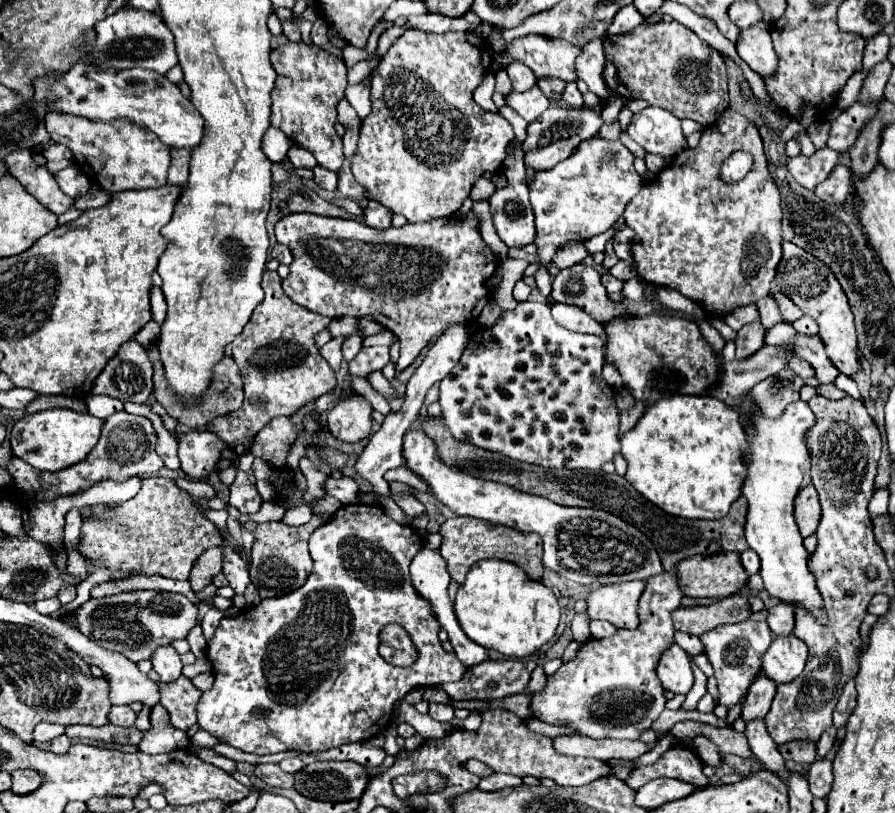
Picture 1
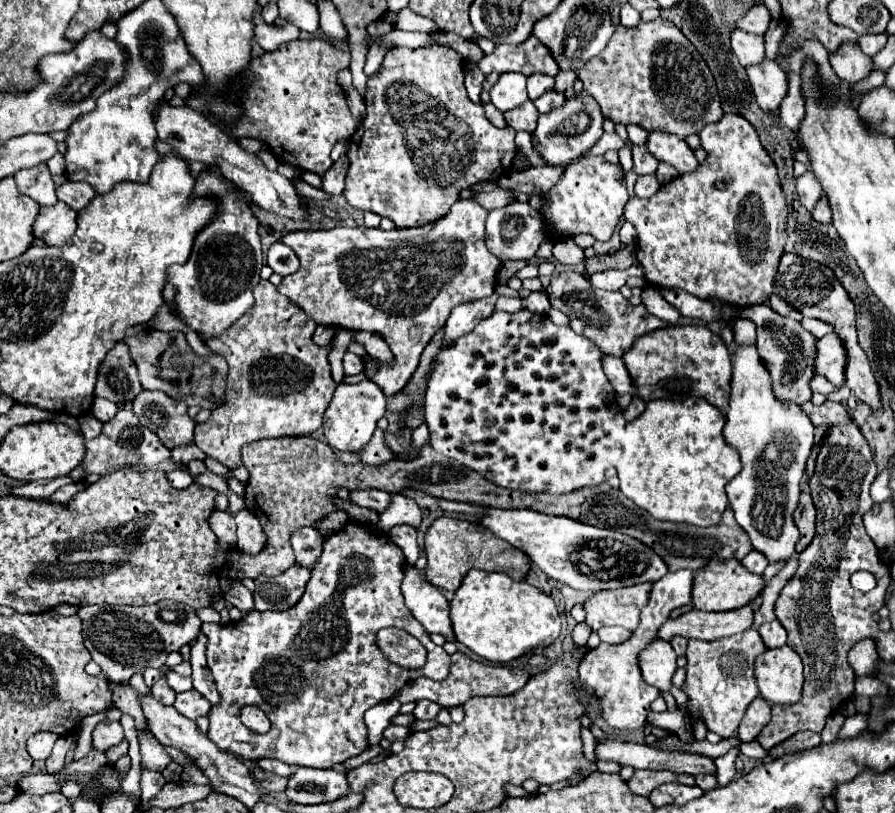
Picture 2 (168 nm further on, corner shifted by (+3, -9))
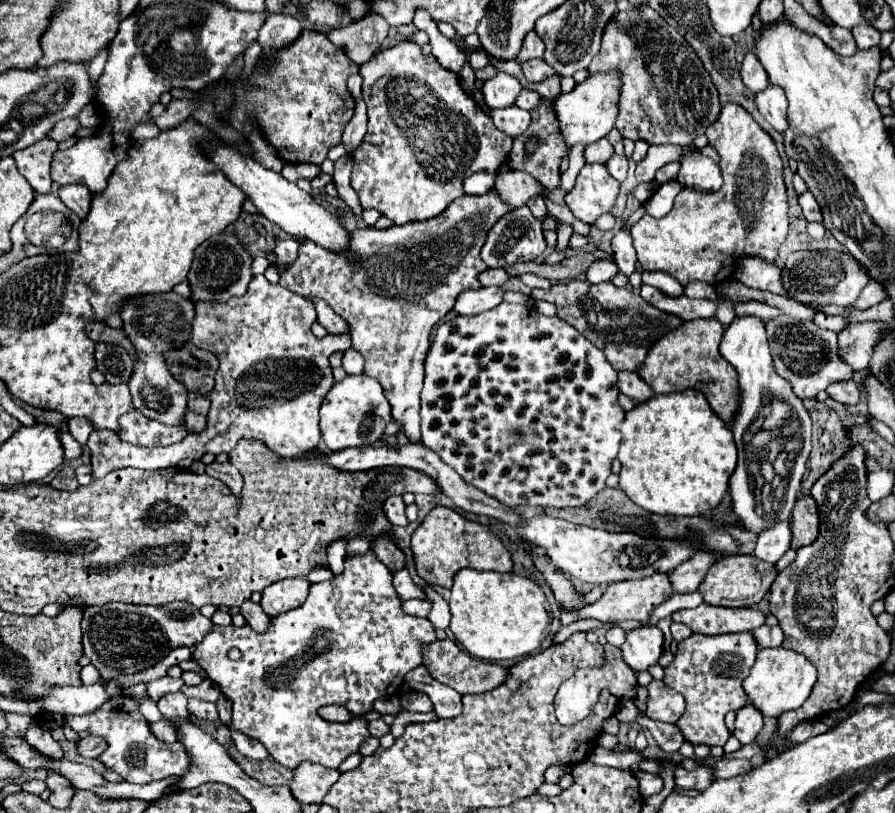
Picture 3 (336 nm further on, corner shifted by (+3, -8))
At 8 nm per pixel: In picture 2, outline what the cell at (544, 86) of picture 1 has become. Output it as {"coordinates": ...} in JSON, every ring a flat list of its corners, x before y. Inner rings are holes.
{"coordinates":[[531,74,527,78,527,92,531,100,541,98,545,92,553,90,553,78,545,76,545,74]]}

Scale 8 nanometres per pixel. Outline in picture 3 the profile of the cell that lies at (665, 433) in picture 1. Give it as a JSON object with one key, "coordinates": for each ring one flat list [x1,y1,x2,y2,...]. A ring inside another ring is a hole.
{"coordinates":[[687,389,685,393,653,395,641,405,637,403,631,411,627,411,621,433,623,439,619,445,619,461,623,467,619,473,619,485,633,503,659,515,705,515,721,503,729,477,735,471,737,449,731,429,711,411,709,401,701,391]]}

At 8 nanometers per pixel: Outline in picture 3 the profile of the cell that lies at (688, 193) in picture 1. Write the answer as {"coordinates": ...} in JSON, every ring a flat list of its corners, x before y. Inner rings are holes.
{"coordinates":[[727,103,721,109,719,117,707,127,705,135,709,137,709,145,721,153,721,171,725,179,721,191,699,193,693,189,683,189,675,197,675,205,665,217,655,219,651,215,643,215,631,227,633,247,637,251,639,265,645,271,665,271,683,285,695,279,705,281,709,285,725,281,733,273,739,257,743,257,745,253,757,253,773,261,787,237,787,227,789,227,783,163,775,147,775,141,767,135,767,131,761,129,761,125,741,105]]}

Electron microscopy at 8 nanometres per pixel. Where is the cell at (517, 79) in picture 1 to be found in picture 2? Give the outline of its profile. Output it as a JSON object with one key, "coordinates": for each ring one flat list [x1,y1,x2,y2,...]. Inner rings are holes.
{"coordinates":[[501,74,497,84,491,88,491,102,495,104,497,110,507,112,511,108,521,106,527,100,527,88,525,88,525,76,521,74]]}

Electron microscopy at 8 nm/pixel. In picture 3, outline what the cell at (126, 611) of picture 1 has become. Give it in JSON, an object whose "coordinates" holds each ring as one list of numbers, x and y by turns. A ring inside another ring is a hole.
{"coordinates":[[173,601,167,605,125,605,107,603,103,607,87,607,81,621,83,629,83,653,91,659,105,681,119,675,133,675,153,667,177,647,197,645,211,629,213,621,203,617,197,607,185,601],[113,613,117,615,115,619],[115,621,115,627,111,627]]}

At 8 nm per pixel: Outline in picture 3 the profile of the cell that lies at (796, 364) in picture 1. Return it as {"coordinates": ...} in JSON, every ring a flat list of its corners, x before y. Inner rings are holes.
{"coordinates":[[845,381,845,383,833,383,829,389,827,389,829,397,843,403,843,405,857,405,859,399,861,399,861,393,859,393,859,387,855,381]]}

